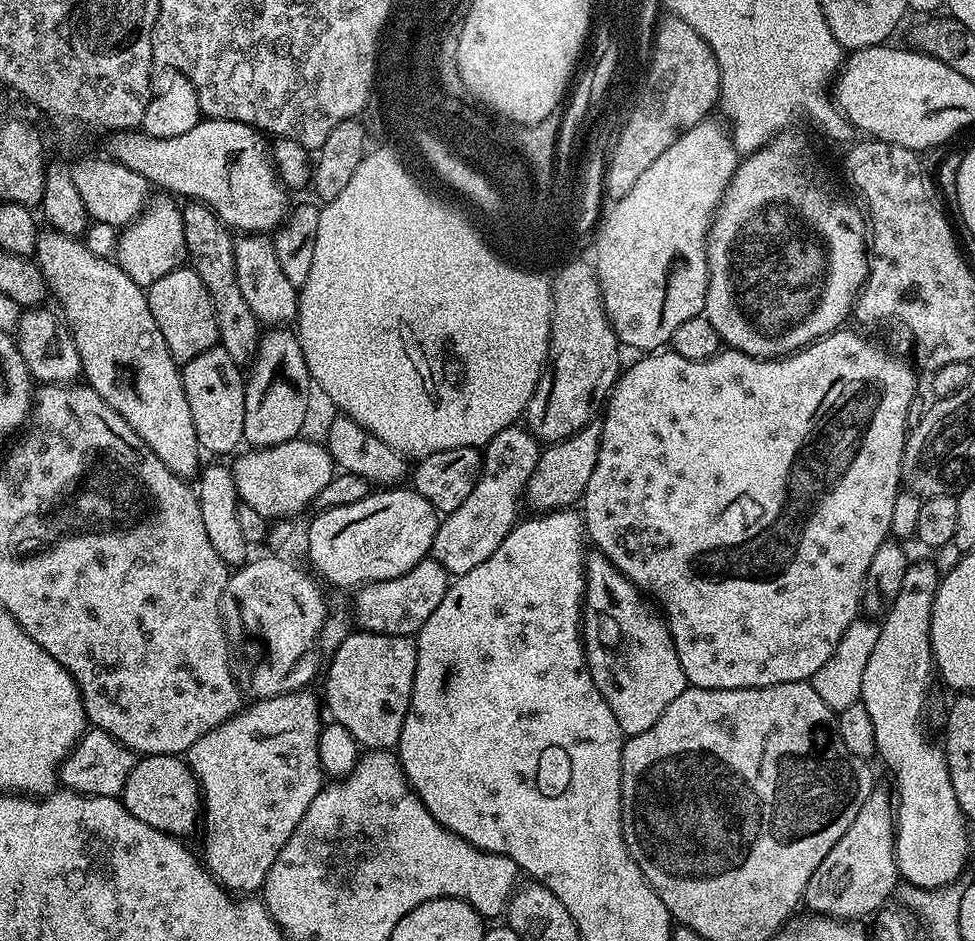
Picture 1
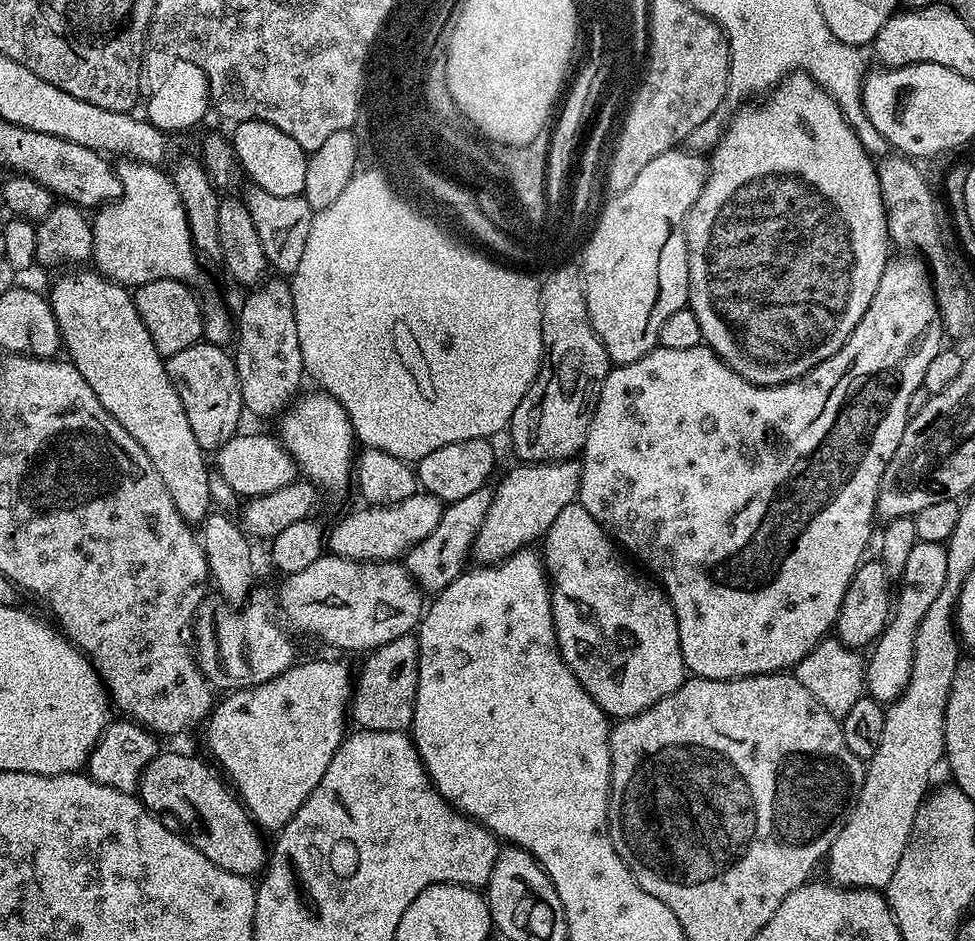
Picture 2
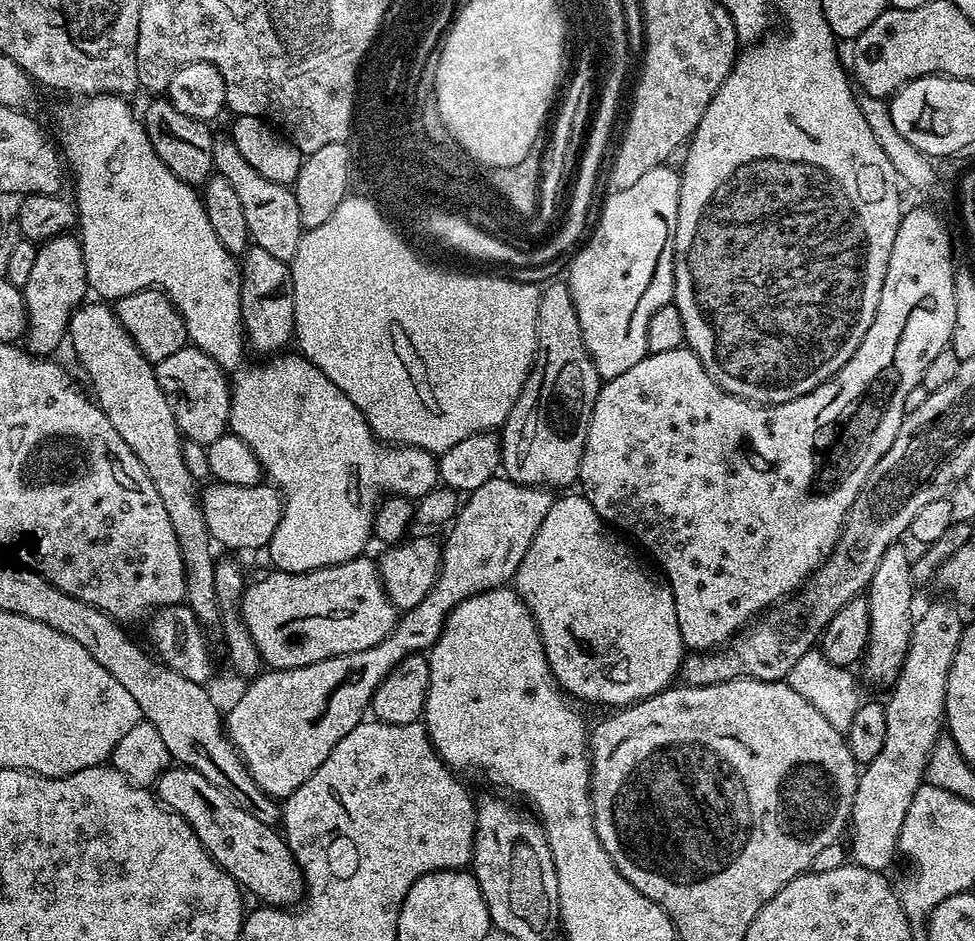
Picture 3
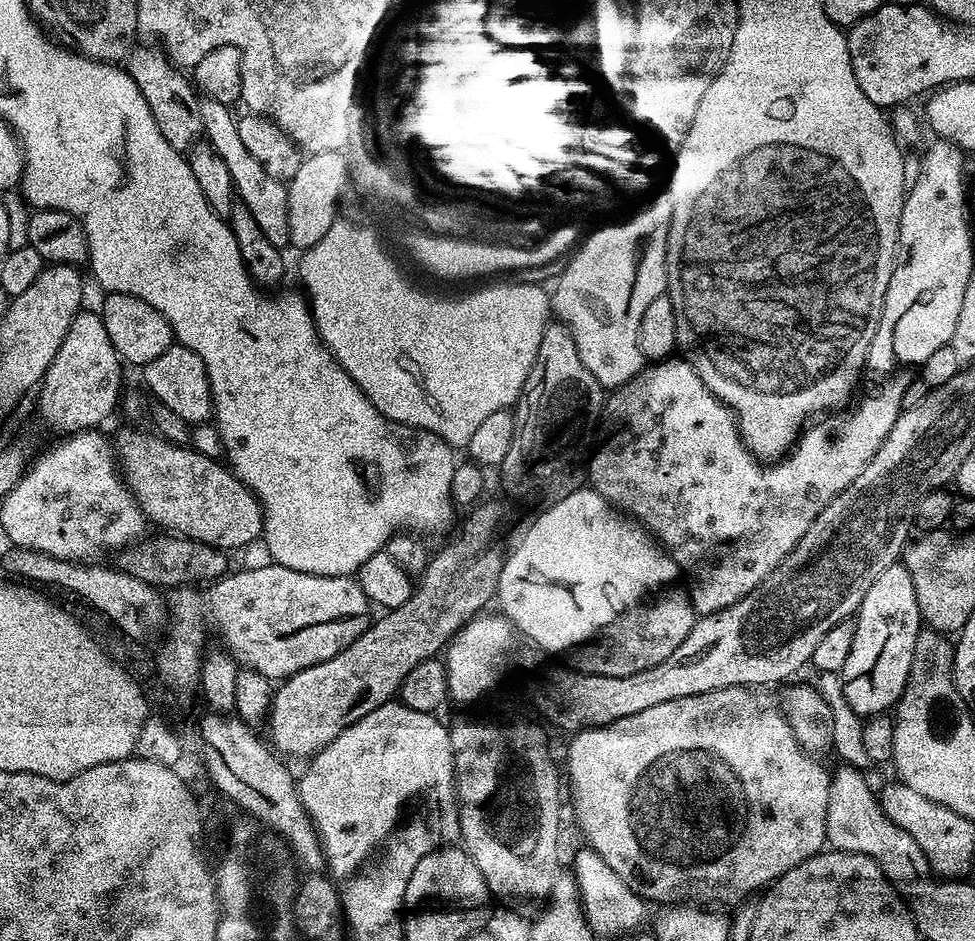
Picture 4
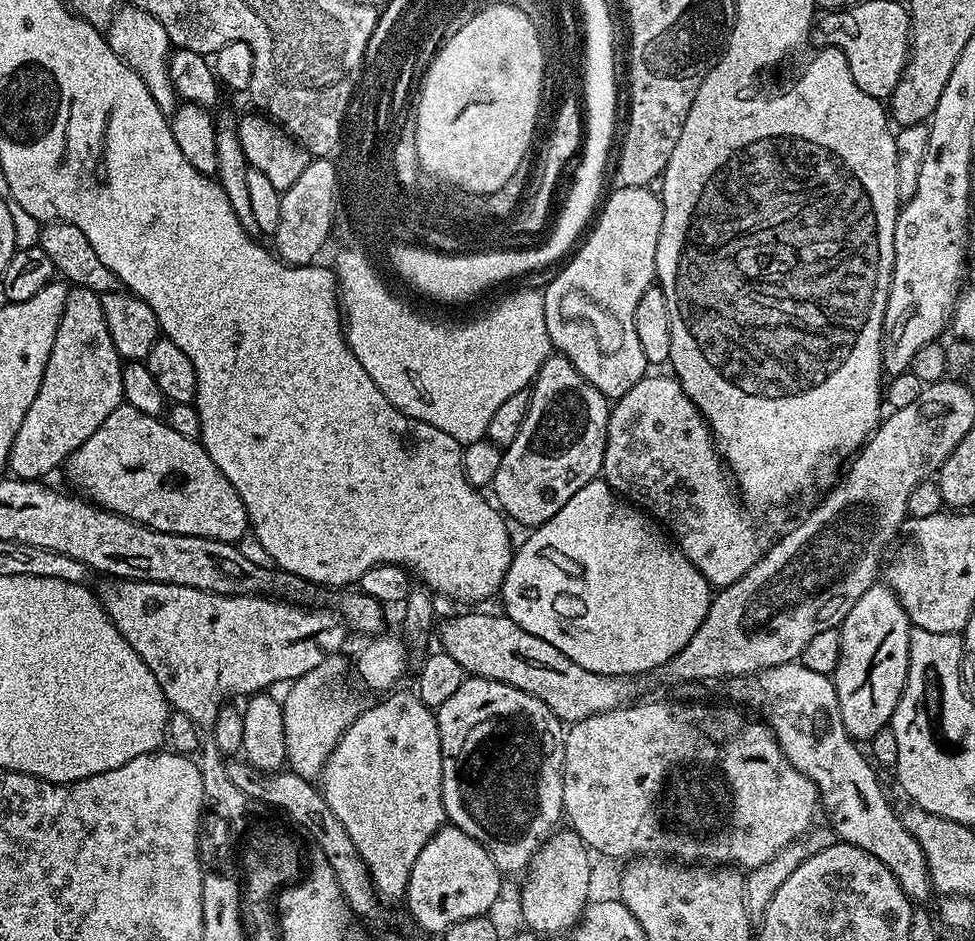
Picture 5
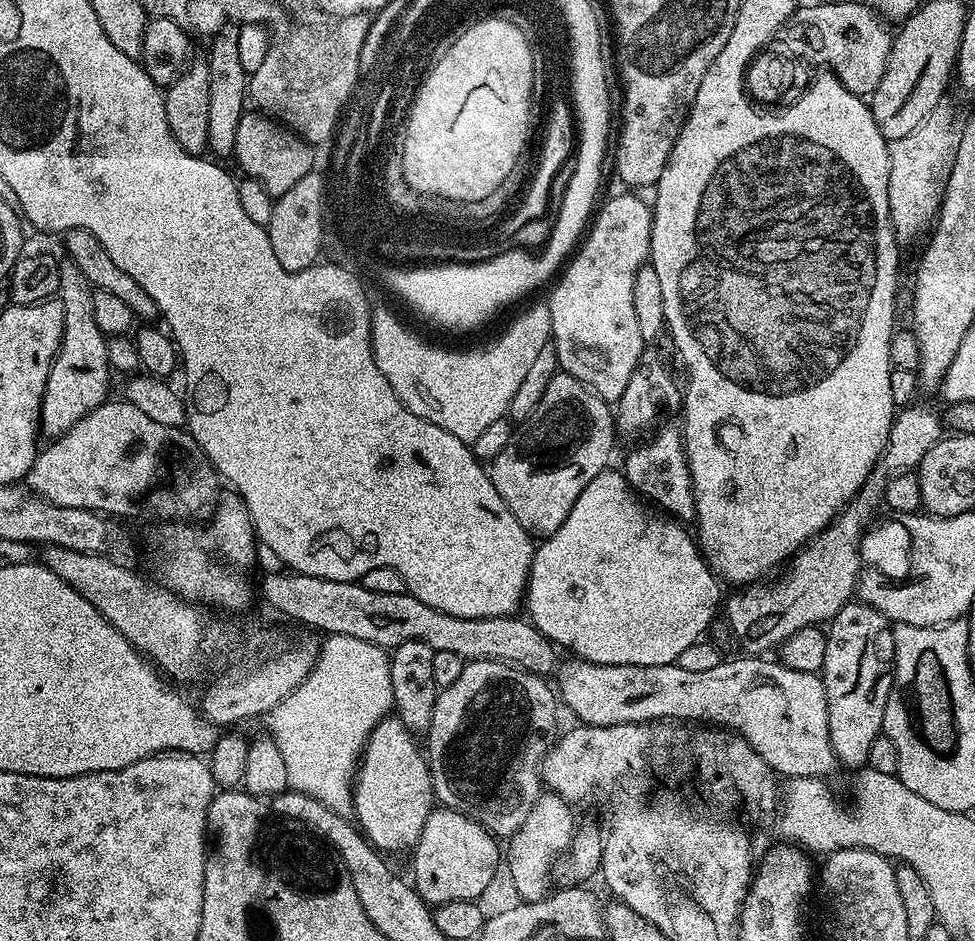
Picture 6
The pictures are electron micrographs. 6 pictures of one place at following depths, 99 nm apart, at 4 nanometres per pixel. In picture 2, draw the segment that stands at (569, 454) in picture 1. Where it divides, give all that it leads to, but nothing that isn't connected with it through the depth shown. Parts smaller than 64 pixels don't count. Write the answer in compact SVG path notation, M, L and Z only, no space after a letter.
M573 458L570 460L551 460L545 464L526 464L523 462L515 465L500 480L500 485L495 485L492 501L490 502L490 510L486 510L486 518L482 522L482 526L478 530L478 534L472 543L471 559L477 565L487 566L490 564L498 564L501 560L505 560L514 553L527 549L529 546L541 539L554 522L554 518L558 518L558 514L562 514L562 510L566 510L566 506L570 506L580 495L580 460Z

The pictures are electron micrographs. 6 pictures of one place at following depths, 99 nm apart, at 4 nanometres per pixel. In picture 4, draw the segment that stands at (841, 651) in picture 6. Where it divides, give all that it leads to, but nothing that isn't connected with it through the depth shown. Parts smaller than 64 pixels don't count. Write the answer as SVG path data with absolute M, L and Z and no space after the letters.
M903 562L886 566L878 578L874 578L874 586L866 590L866 598L862 598L860 608L854 614L854 643L850 646L850 655L846 658L846 666L838 673L844 684L844 697L850 702L850 710L854 710L862 718L878 716L895 709L904 695L904 687L908 684L908 676L912 672L914 650L922 631L922 617L918 598L914 594L914 582Z

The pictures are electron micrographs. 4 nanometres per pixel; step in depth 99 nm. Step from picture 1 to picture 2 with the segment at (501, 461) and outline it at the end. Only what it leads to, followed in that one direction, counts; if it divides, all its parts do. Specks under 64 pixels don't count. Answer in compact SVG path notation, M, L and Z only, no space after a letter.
M485 486L474 490L474 494L466 494L466 498L451 501L445 507L438 526L434 526L434 530L430 530L430 534L414 544L403 557L404 567L425 593L435 594L446 590L446 586L450 586L450 582L465 571L472 555L474 538L486 518L486 510L490 510L492 494L493 489Z

